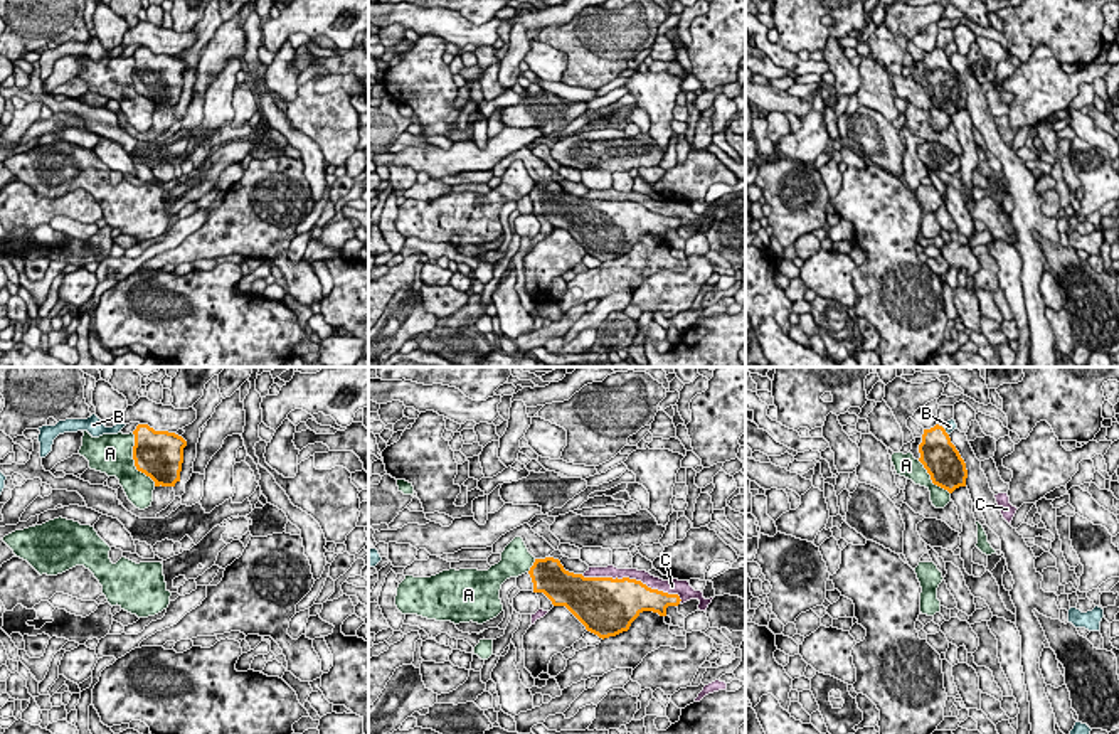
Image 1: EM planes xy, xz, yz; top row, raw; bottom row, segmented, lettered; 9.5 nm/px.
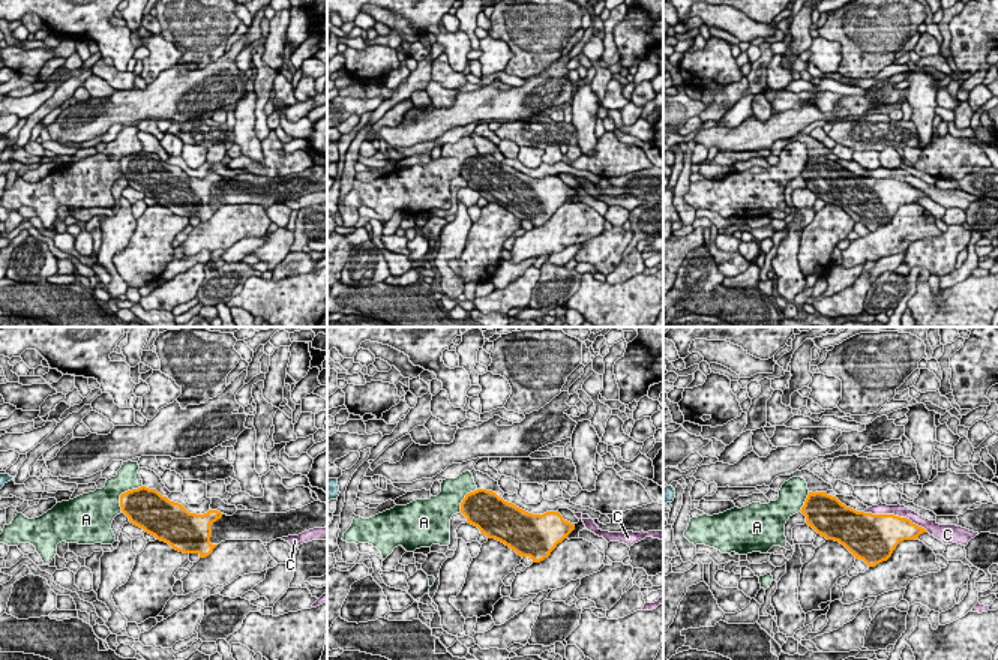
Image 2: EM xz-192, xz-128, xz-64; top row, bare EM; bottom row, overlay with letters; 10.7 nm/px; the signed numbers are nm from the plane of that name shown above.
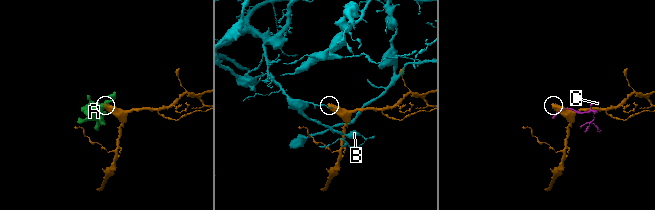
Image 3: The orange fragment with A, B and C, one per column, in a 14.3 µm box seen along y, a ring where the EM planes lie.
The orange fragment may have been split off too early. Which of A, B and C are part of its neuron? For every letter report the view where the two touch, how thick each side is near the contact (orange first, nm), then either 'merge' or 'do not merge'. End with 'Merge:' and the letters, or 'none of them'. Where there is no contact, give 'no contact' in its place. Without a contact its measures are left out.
A: contact in xy; calibres 460 and 380 nm; do not merge
B: contact in yz; calibres 360 and 120 nm; do not merge
C: contact in xz; calibres 440 and 130 nm; do not merge
Merge: none of them

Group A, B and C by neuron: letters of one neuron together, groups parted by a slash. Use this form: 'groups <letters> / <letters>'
groups A / B / C

